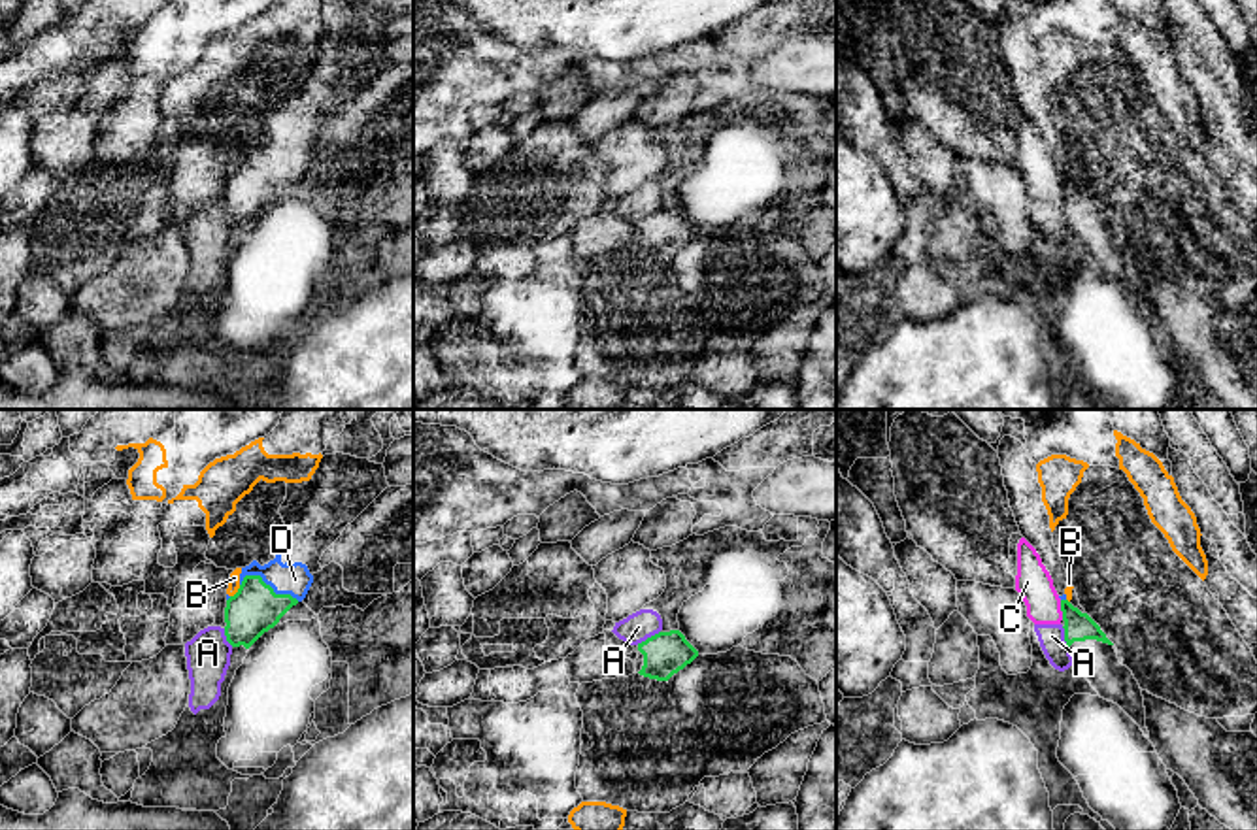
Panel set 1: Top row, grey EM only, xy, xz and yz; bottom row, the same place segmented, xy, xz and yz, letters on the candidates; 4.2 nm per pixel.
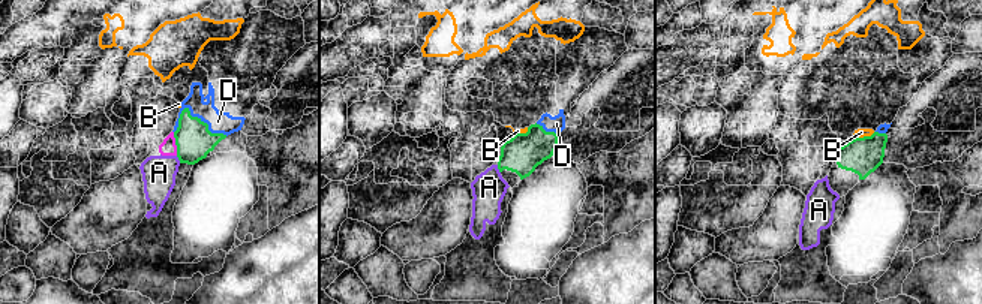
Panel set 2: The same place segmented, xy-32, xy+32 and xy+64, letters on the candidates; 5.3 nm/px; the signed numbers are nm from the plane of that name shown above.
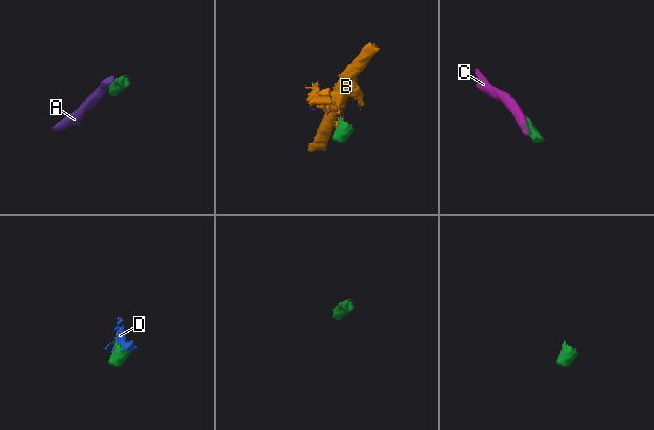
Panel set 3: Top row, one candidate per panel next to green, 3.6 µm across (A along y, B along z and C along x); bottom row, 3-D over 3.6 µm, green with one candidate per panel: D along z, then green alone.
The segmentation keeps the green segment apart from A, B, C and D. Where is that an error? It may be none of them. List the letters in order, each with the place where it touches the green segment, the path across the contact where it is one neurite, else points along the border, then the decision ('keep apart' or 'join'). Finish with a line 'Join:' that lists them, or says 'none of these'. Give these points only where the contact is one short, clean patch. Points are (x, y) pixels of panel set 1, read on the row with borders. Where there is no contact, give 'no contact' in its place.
A: contact xz (648, 638); border xz (659, 630), (636, 644); keep apart
B: contact xy (238, 591); border xy (240, 585), (231, 597); keep apart
C: contact yz (1061, 610); border yz (1059, 600), (1063, 619); keep apart
D: contact xy (270, 587); way xy (255, 608), (270, 587), (295, 580); join
Join: D

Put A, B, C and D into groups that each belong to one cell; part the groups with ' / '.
A C / B / D

